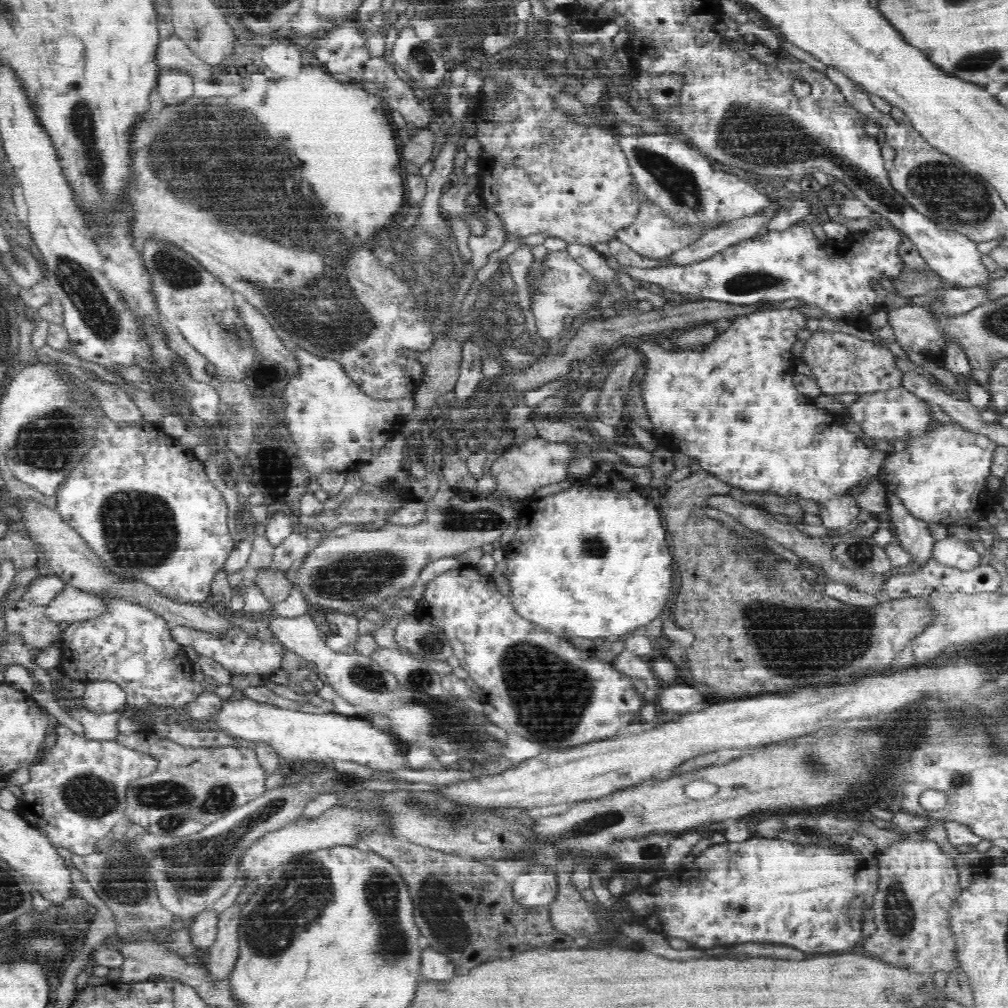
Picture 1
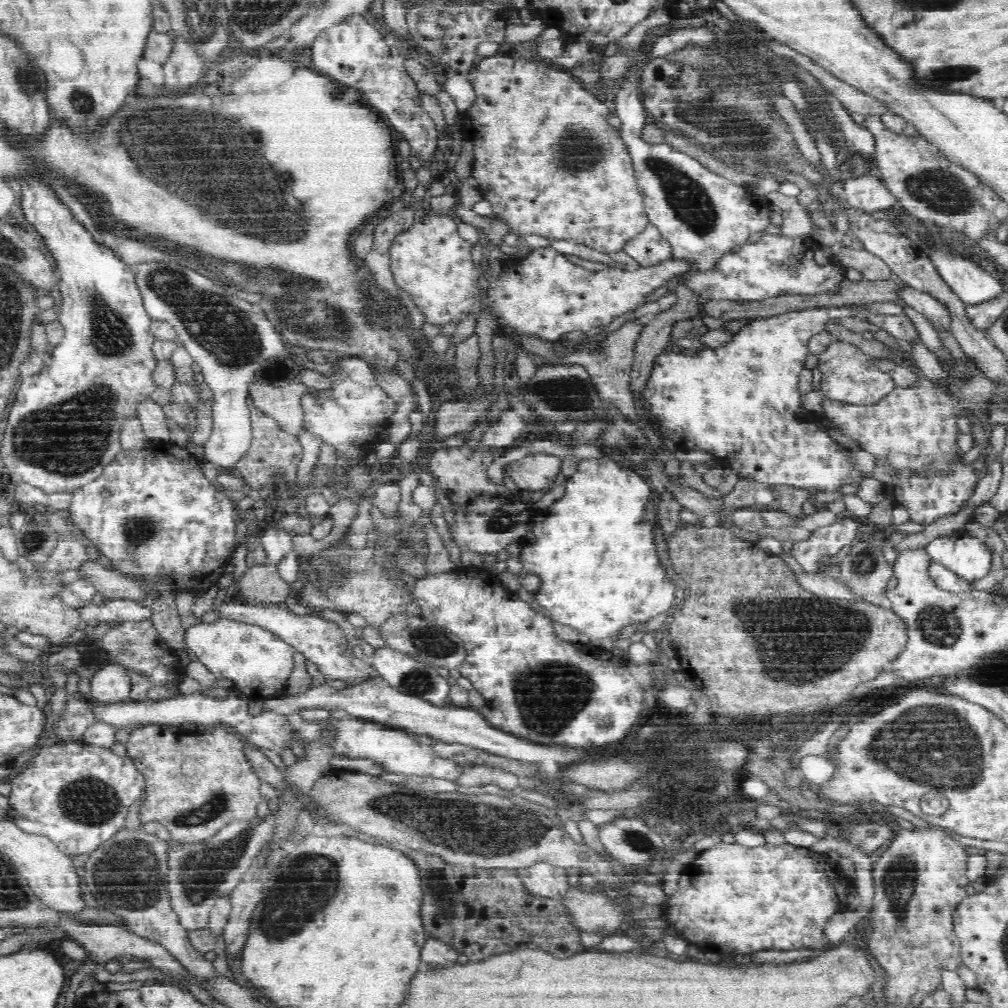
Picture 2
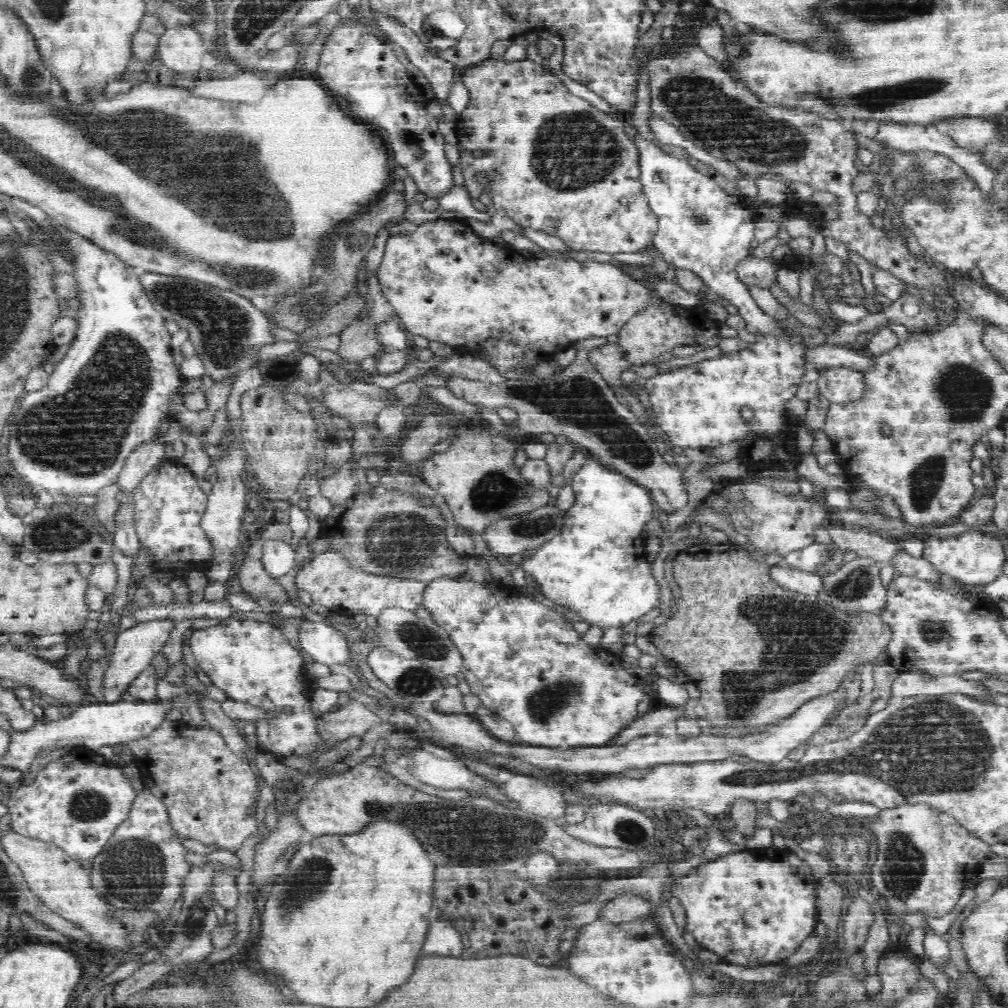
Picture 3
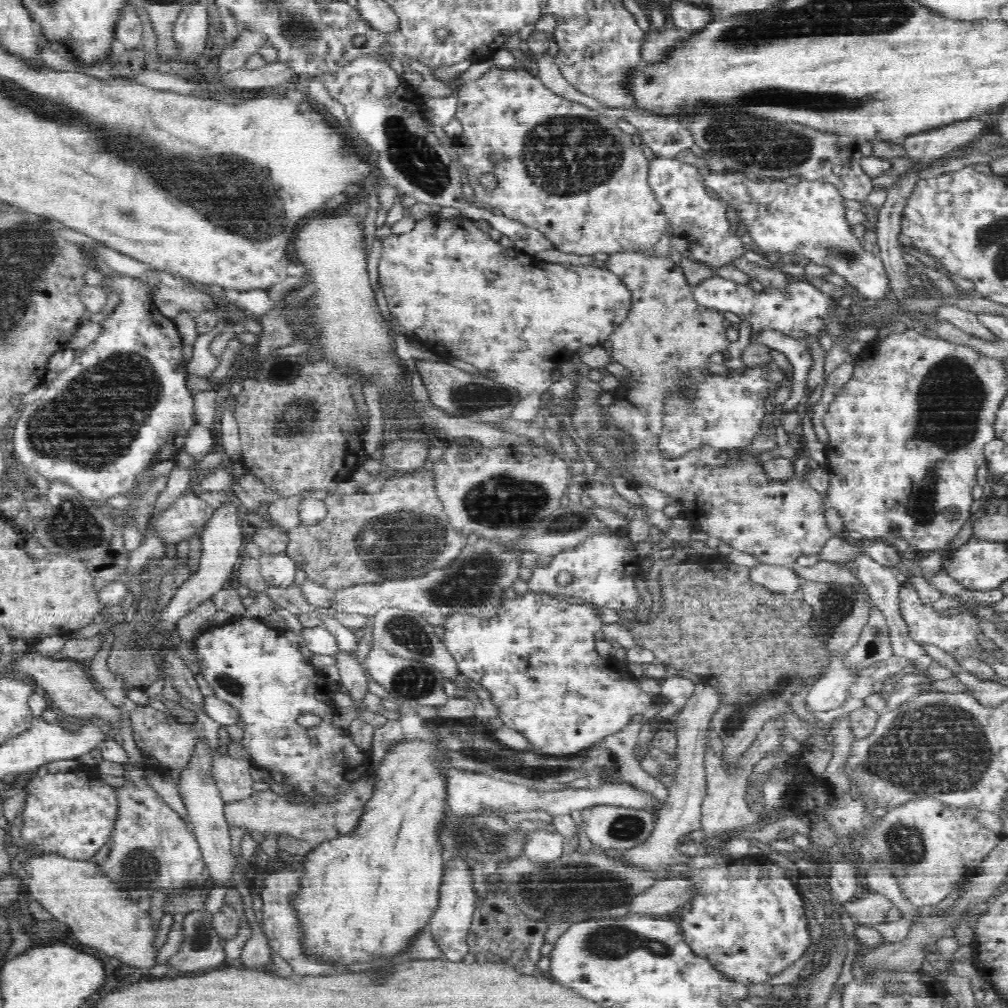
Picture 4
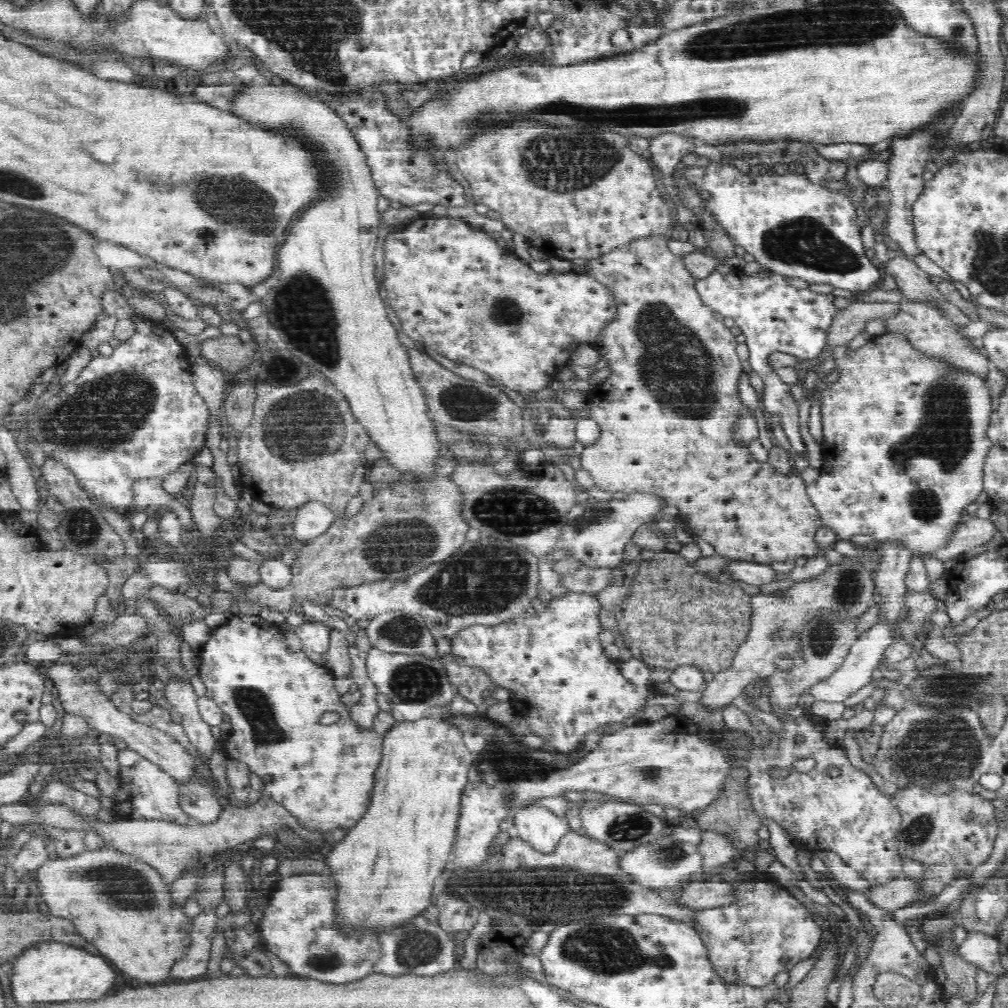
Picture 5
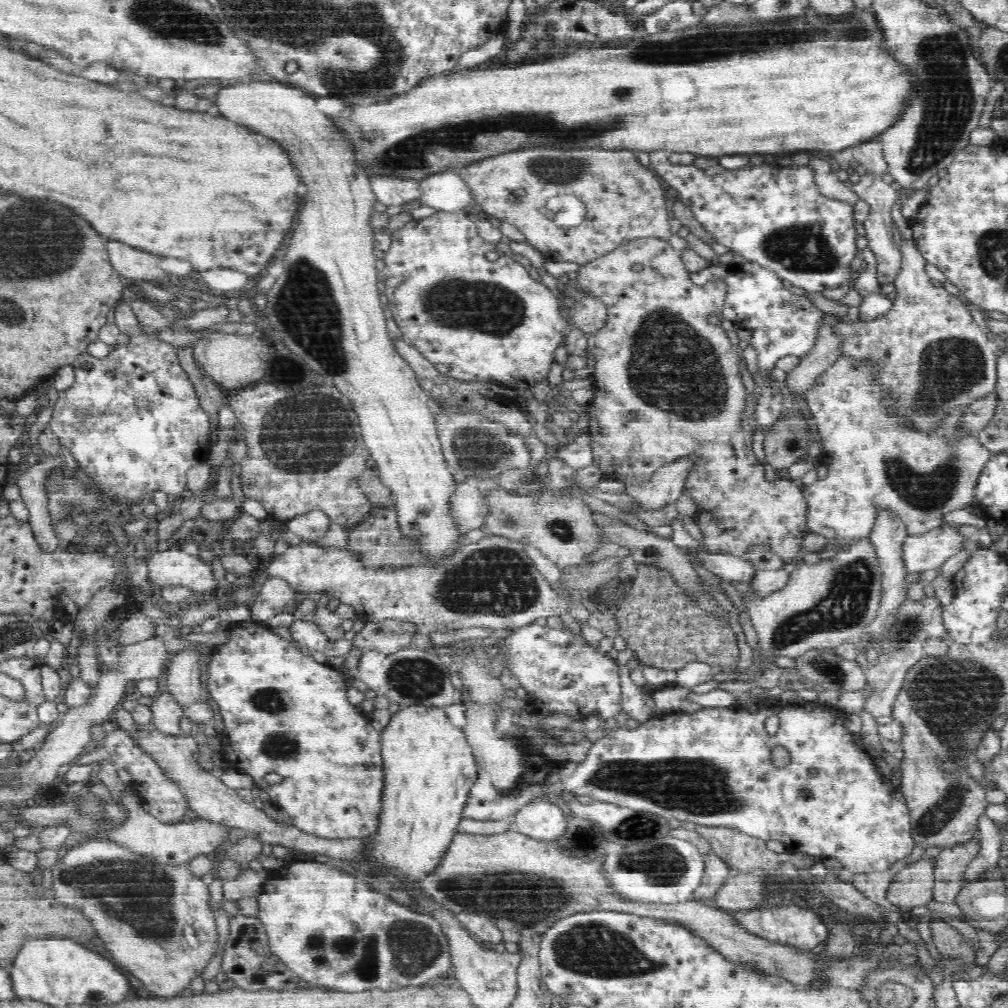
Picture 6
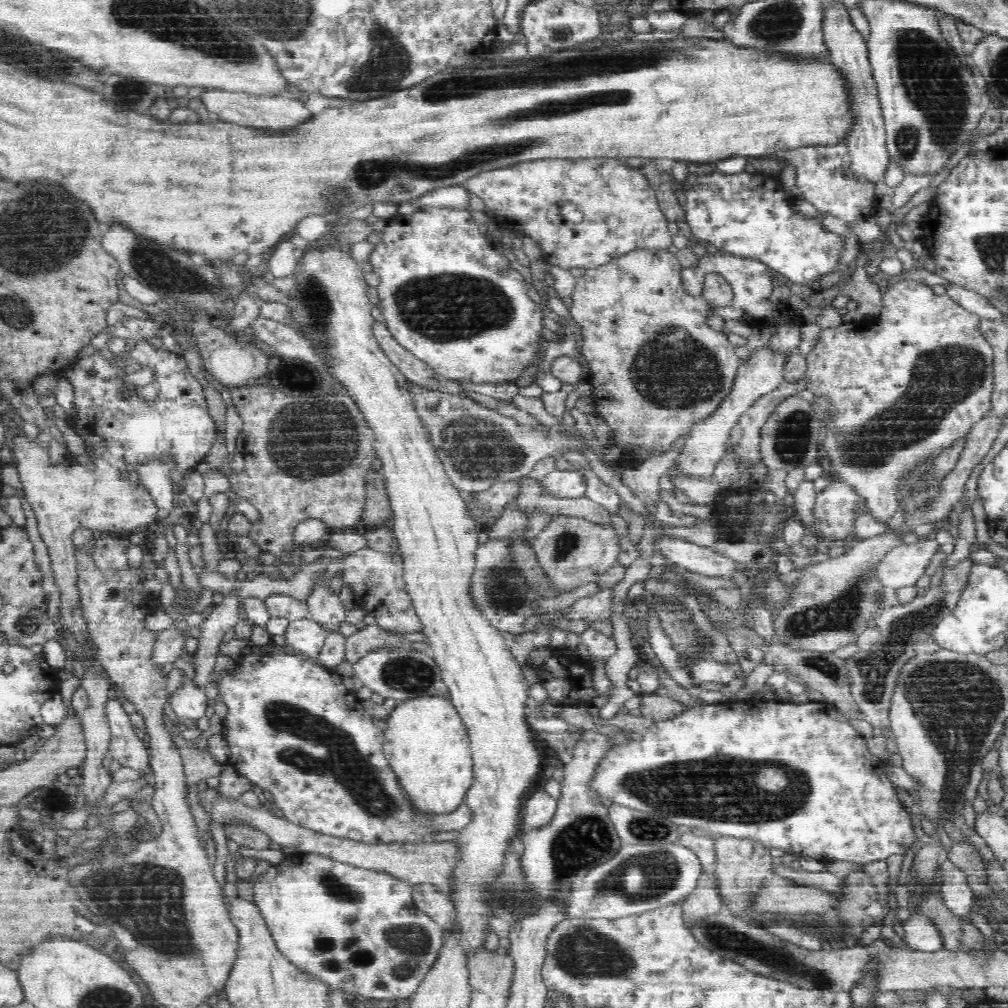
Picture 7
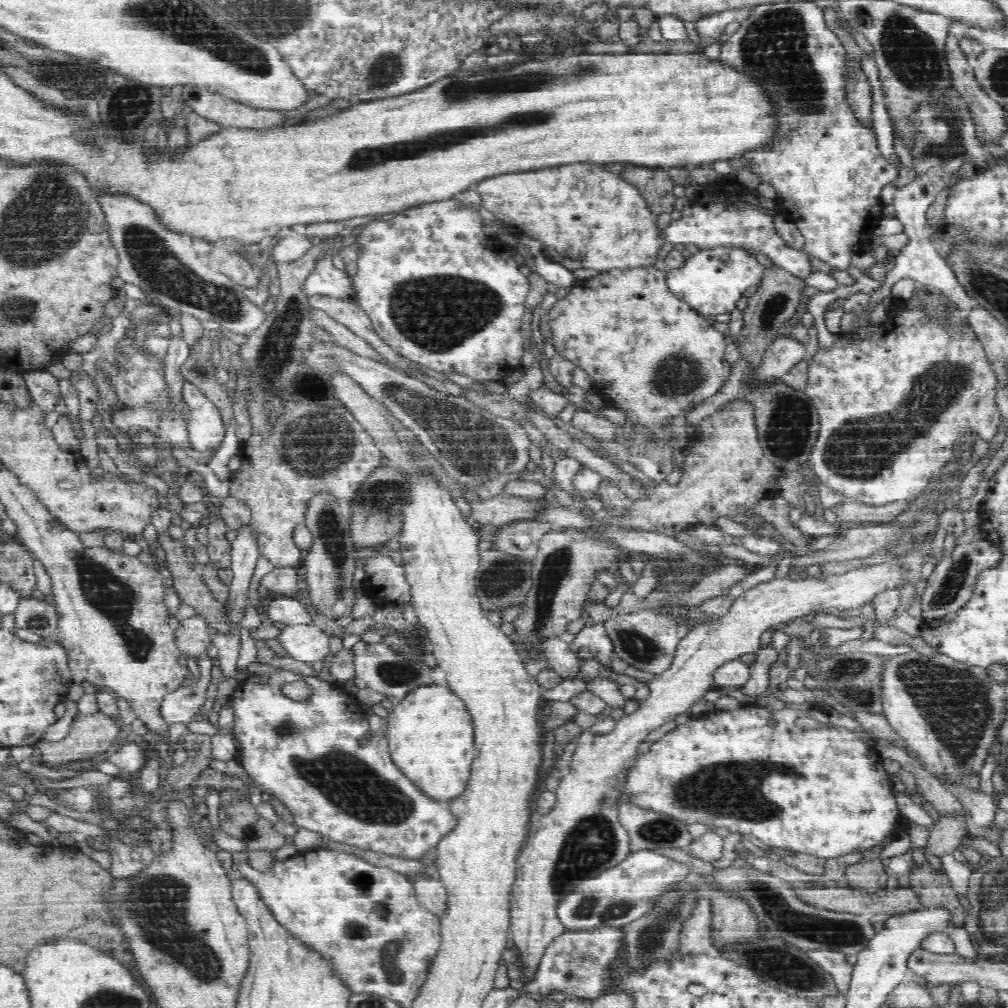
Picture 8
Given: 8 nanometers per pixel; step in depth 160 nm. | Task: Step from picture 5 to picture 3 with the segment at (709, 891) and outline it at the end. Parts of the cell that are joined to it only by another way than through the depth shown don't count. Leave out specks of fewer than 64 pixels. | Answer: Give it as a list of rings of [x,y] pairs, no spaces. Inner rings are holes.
[[[620,895],[608,901],[599,916],[612,923],[633,921],[652,914],[652,903],[634,895]]]

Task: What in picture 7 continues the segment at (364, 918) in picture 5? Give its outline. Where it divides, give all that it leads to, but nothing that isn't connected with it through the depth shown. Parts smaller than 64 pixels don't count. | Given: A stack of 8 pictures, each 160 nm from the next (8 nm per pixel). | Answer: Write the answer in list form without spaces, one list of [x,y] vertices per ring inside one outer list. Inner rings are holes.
[[[442,696],[397,703],[387,718],[383,752],[415,816],[444,816],[462,805],[474,780],[468,732],[457,710]]]

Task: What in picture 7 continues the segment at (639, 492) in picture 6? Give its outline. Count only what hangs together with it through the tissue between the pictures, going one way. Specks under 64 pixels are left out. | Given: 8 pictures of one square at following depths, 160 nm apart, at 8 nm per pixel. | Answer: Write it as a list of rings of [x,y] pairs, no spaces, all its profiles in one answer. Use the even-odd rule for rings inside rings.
[[[764,346],[756,350],[747,361],[740,363],[737,378],[729,397],[721,402],[718,410],[712,416],[692,427],[690,438],[686,439],[684,448],[682,448],[682,452],[676,458],[676,464],[672,468],[677,468],[678,471],[688,476],[706,480],[712,478],[714,468],[725,452],[731,430],[736,426],[738,419],[758,398],[781,386],[784,380],[784,364],[791,353],[774,353],[770,347]]]

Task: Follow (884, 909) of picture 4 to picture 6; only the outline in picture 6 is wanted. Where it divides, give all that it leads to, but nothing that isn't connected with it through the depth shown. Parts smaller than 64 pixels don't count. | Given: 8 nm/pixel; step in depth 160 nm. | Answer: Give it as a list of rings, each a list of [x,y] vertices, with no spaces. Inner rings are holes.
[[[932,857],[920,858],[906,865],[892,879],[886,899],[903,910],[927,905],[933,898],[935,862]]]

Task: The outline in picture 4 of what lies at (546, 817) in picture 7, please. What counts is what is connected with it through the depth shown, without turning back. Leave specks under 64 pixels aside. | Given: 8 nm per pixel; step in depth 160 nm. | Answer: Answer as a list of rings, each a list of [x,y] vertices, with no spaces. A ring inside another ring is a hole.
[[[534,830],[523,850],[523,855],[535,864],[550,862],[563,856],[564,837],[550,830]]]

